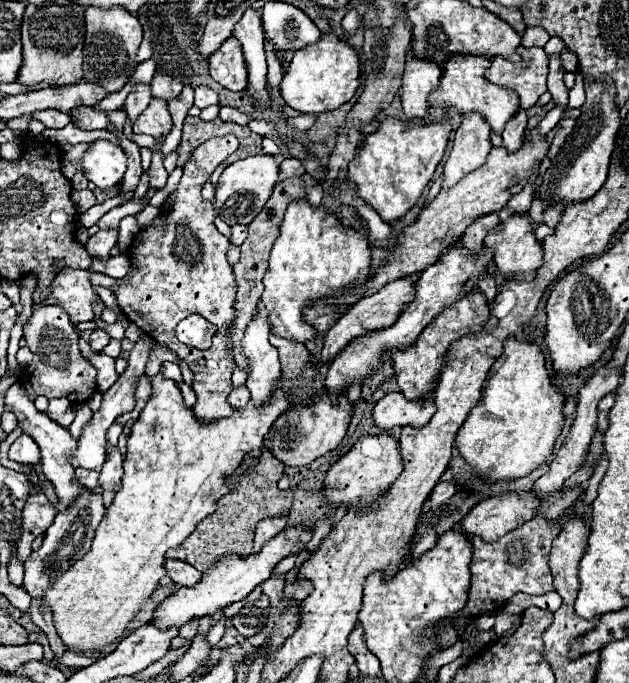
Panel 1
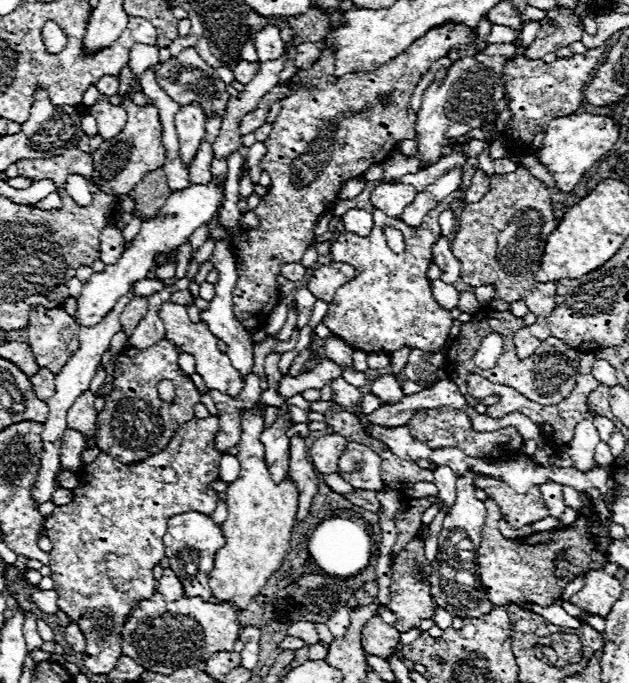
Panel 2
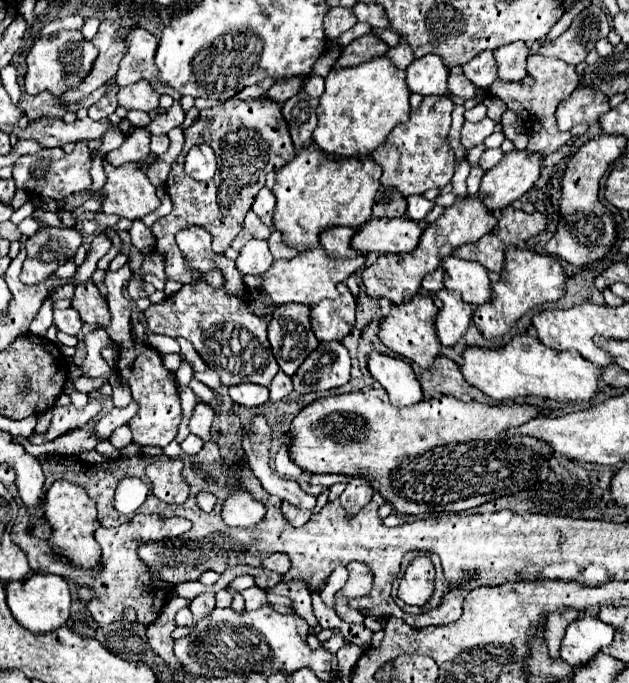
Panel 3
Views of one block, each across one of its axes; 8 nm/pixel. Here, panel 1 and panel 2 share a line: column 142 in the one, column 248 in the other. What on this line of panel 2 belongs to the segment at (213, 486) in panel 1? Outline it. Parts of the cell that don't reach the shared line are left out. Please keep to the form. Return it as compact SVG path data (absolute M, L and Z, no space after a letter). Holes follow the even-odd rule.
M258 406L242 412L242 436L240 452L236 454L240 462L240 474L228 484L224 492L224 502L228 506L228 520L222 524L222 536L226 544L216 552L214 568L210 572L210 588L214 598L220 602L230 602L236 608L246 608L252 598L266 586L266 580L274 570L280 568L288 550L290 536L296 524L298 488L290 476L276 484L268 472L264 460L264 444L260 442L260 432L264 430L264 418Z

